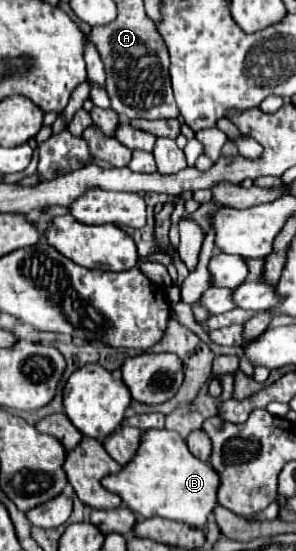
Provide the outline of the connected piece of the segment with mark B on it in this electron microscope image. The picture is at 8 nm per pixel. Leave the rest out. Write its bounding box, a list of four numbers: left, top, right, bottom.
[101,430,221,528]

